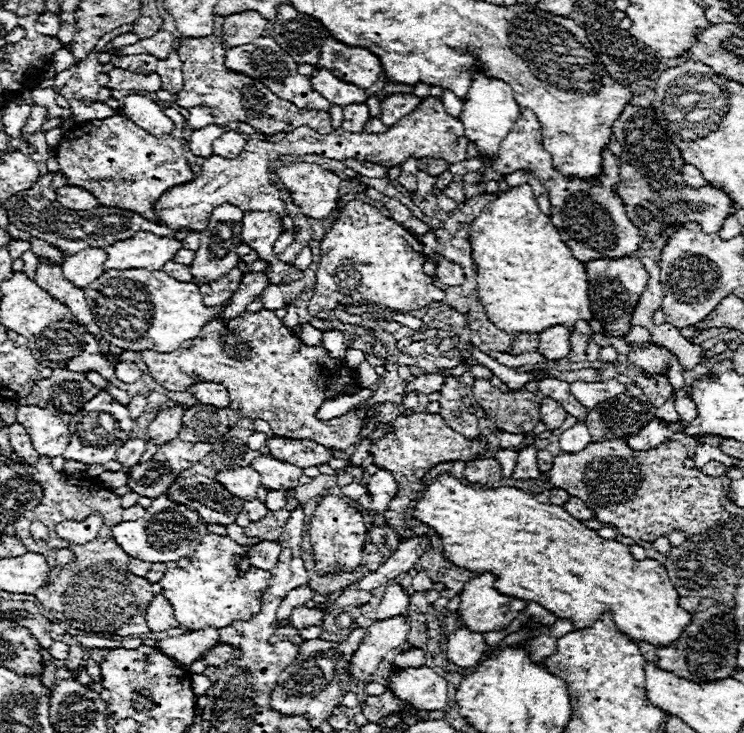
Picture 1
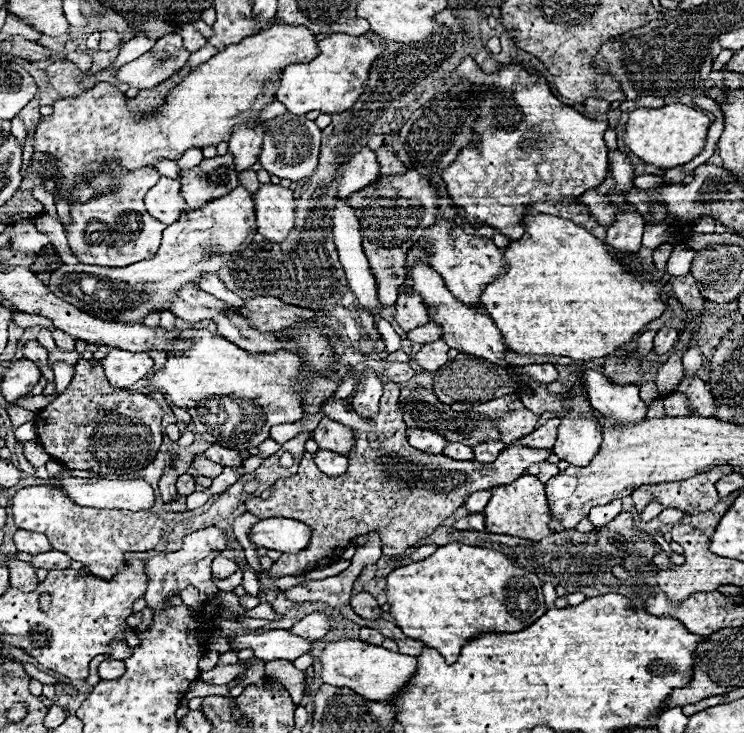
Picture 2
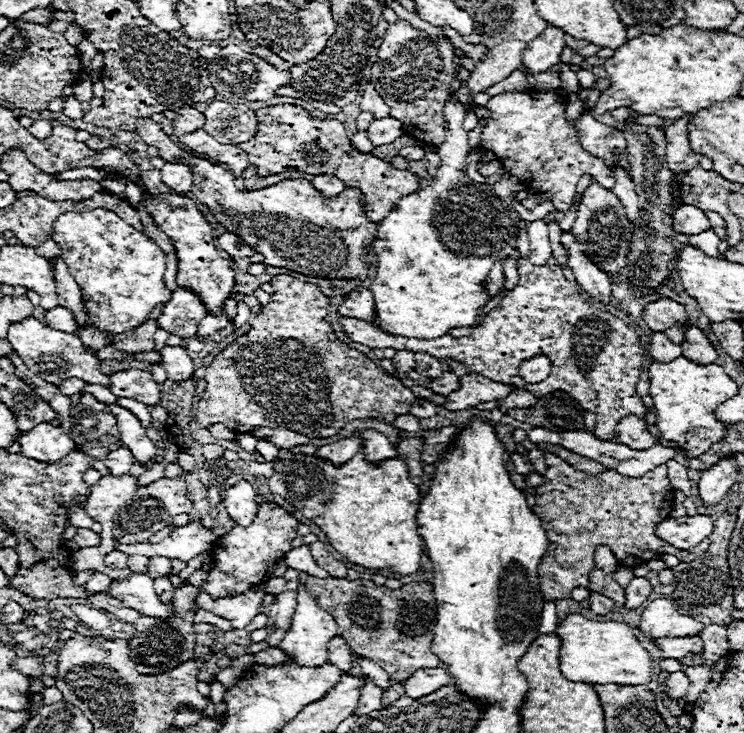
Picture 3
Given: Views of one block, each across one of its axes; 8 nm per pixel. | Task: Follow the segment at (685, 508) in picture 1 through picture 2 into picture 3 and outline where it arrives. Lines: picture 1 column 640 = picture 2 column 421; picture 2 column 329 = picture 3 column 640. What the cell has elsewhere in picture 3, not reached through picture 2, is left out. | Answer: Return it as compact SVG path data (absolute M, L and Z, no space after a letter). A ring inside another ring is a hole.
M518 258L516 270L520 280L514 290L510 290L484 318L482 326L474 328L474 332L464 338L452 338L446 334L434 340L418 340L386 334L374 328L370 322L362 322L358 318L340 316L338 322L342 332L352 342L360 342L368 348L394 348L426 352L434 358L452 358L476 374L486 374L486 378L516 384L532 392L536 398L548 394L550 390L566 390L572 398L584 404L586 410L598 416L594 436L602 440L616 436L614 428L622 416L636 414L644 418L646 406L636 394L636 382L640 380L642 362L646 356L640 336L622 318L600 310L586 300L578 286L566 280L558 264L532 266L528 258ZM536 354L548 356L552 368L546 380L526 384L526 380L518 374L518 368L520 362L530 360ZM546 452L546 474L544 474L544 484L536 488L536 504L532 506L534 514L538 518L542 518L542 526L546 530L546 536L550 540L546 554L540 560L538 566L538 574L540 574L540 592L546 600L554 600L554 598L570 598L570 592L578 586L588 586L588 572L594 570L594 548L598 544L608 544L614 552L614 556L618 558L618 562L622 566L634 568L638 564L624 564L626 558L638 558L646 552L646 562L654 560L660 554L672 554L676 556L680 562L692 562L696 560L702 552L706 552L706 548L710 546L710 540L706 538L700 546L690 548L690 550L678 550L674 546L668 546L666 542L662 542L656 534L654 528L658 522L666 520L670 510L674 508L674 490L668 482L668 470L664 464L656 466L654 470L650 470L644 476L638 478L630 478L630 476L622 476L614 470L606 470L602 474L590 476L584 472L574 472L574 468L560 468L560 458L554 458L554 454Z

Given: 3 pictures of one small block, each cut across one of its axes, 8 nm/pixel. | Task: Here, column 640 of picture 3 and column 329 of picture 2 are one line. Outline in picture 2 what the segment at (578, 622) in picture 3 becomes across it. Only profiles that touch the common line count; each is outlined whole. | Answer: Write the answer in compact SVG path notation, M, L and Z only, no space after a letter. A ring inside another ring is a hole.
M362 640L332 642L320 654L320 664L324 684L336 688L350 688L368 700L380 700L380 702L388 702L388 698L394 698L400 690L404 690L404 686L408 686L408 678L416 674L418 666L414 656L390 652L382 646L372 646Z

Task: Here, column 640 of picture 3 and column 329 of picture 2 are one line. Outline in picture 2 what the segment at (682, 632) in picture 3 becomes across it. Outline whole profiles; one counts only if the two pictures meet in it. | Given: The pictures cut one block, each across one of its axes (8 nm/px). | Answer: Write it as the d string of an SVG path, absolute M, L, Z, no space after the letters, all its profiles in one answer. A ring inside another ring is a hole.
M312 612L306 618L298 620L294 624L294 628L290 628L292 634L296 634L300 638L310 638L310 640L320 640L330 630L332 630L332 618L328 618L328 614L324 614L324 612Z

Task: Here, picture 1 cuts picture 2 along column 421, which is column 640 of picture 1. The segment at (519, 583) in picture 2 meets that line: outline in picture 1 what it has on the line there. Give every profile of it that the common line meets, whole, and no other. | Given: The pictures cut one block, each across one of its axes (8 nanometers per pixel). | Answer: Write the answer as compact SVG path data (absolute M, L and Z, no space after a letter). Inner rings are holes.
M440 474L424 488L422 496L416 500L412 516L432 530L440 542L442 556L448 562L474 574L492 572L496 576L494 586L500 594L538 602L558 618L570 618L576 628L590 626L592 620L598 620L600 614L612 610L614 624L630 640L650 642L654 646L670 646L690 624L690 612L678 606L678 594L672 588L668 572L664 566L660 566L660 562L634 560L628 546L598 536L596 530L586 528L562 506L542 504L524 490L512 486L492 490L470 488L450 474Z

